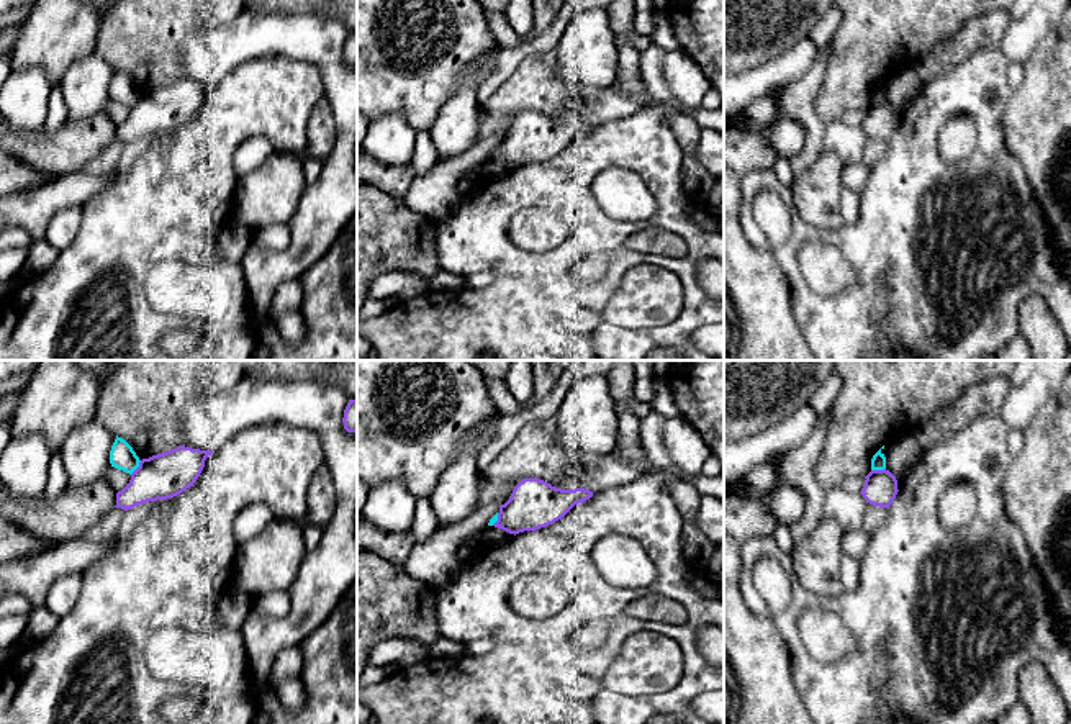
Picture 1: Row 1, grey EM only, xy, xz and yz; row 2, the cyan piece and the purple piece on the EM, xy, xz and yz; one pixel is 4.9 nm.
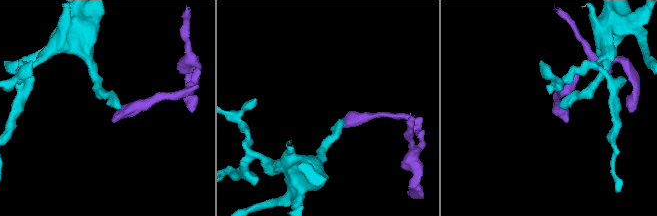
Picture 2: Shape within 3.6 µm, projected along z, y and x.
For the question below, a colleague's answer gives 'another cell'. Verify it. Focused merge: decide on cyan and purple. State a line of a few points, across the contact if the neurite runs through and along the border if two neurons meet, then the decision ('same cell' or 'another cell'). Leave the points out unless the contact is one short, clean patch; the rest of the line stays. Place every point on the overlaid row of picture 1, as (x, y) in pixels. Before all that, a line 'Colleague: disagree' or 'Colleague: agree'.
Colleague: agree
line xy (141, 461), (130, 474); another cell

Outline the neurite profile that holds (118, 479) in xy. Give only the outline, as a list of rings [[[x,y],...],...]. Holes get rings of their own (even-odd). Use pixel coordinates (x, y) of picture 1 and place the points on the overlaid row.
[[[111,467],[105,473],[103,480],[108,482],[111,485],[111,488],[118,493],[129,483],[131,475],[123,472],[123,470]]]

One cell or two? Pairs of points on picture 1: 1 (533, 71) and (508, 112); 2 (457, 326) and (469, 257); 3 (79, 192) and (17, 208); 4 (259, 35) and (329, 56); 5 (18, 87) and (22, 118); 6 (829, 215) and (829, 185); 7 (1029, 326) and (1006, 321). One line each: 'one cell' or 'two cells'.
1: one cell
2: two cells
3: one cell
4: one cell
5: one cell
6: one cell
7: two cells

